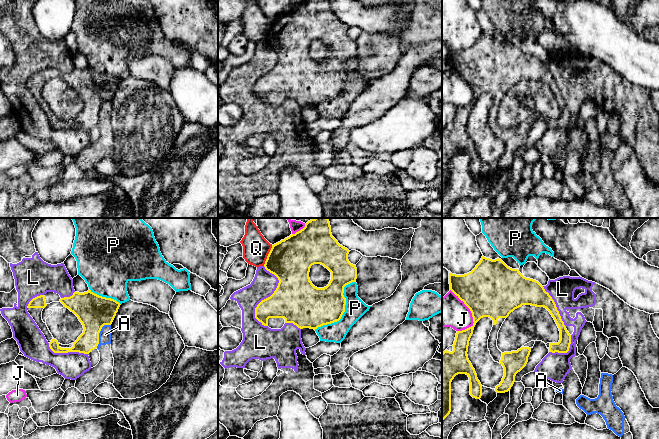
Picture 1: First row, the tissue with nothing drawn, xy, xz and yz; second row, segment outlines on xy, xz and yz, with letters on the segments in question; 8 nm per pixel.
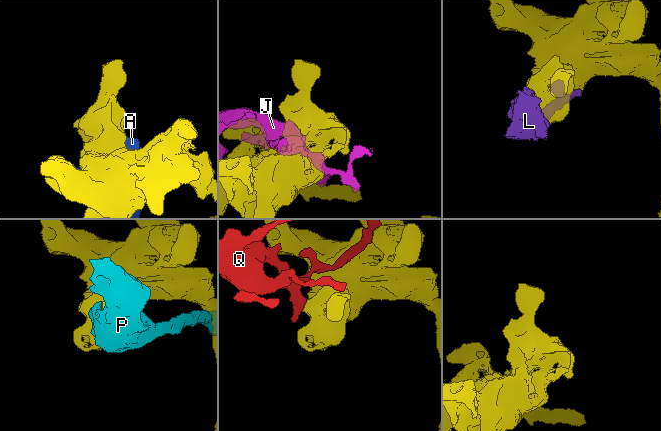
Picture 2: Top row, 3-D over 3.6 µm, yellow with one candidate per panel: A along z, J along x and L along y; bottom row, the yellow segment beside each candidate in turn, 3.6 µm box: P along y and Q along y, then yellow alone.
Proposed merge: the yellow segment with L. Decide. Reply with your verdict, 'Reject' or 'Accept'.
Reject

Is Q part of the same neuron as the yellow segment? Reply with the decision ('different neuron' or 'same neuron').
different neuron

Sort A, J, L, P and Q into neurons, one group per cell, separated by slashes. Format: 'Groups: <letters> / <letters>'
Groups: A / J / L / P / Q

